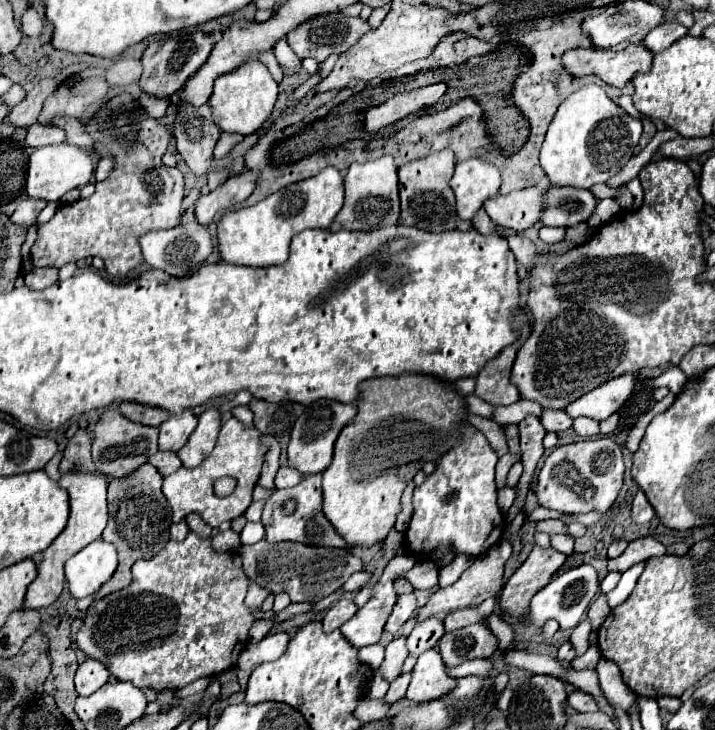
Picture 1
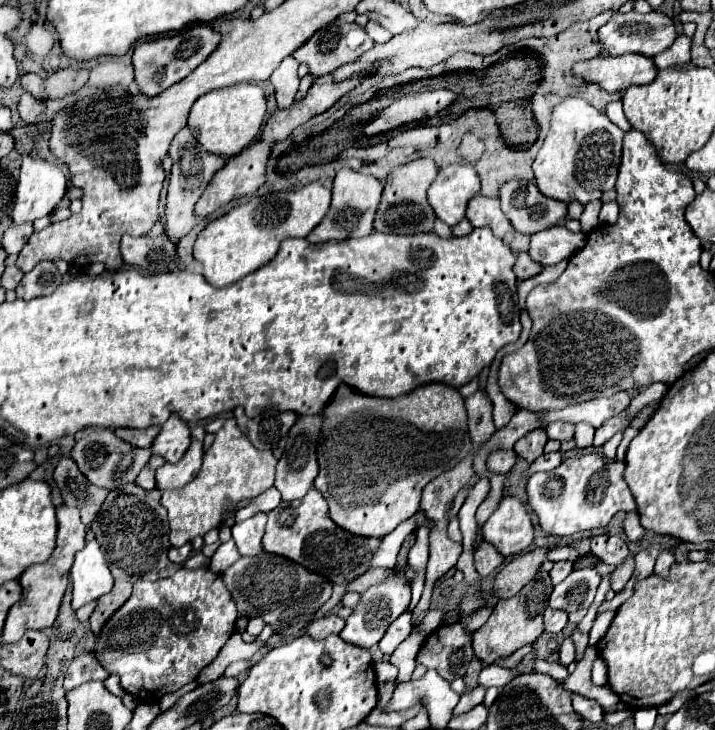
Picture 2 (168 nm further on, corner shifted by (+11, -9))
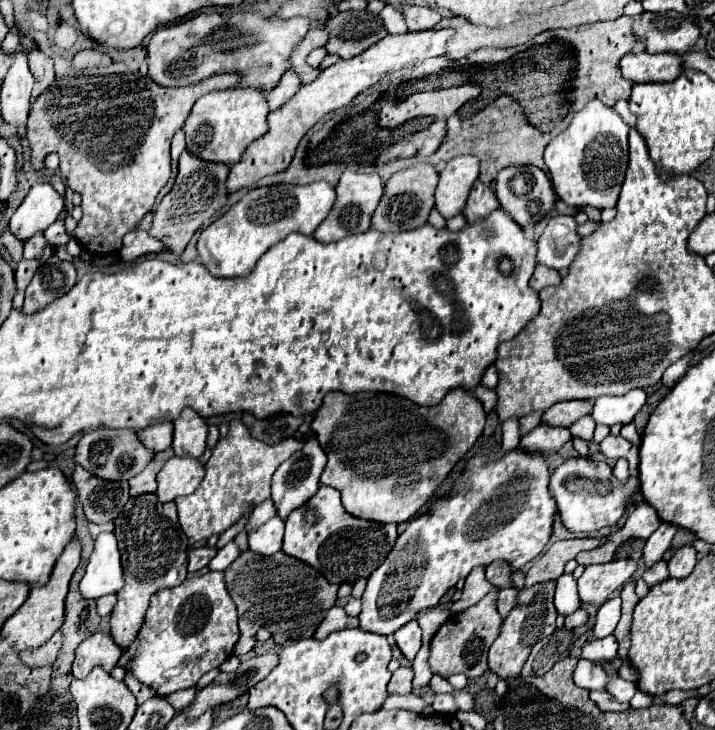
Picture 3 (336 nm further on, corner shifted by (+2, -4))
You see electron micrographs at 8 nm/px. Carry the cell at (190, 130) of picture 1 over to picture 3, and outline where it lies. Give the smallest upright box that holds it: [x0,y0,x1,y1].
[149,152,229,258]

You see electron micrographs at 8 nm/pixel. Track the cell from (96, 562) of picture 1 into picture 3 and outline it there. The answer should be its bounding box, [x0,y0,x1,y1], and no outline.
[81,532,123,600]

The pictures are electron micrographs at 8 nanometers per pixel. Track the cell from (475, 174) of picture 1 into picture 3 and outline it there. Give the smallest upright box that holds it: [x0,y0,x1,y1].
[435,156,479,218]

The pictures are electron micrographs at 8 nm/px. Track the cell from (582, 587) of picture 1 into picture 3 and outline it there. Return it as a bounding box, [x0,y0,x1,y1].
[577,558,639,606]

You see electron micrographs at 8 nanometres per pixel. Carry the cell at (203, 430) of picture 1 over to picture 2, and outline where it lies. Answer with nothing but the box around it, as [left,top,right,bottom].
[156,437,204,489]

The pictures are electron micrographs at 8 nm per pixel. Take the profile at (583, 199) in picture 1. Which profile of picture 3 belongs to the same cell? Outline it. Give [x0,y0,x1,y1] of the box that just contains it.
[495,166,555,226]

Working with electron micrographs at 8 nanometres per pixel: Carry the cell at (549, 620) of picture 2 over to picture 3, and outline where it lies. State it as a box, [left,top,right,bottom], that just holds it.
[555,574,579,616]

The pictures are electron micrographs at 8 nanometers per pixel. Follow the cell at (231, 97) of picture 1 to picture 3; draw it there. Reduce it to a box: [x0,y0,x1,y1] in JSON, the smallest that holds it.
[183,88,267,166]

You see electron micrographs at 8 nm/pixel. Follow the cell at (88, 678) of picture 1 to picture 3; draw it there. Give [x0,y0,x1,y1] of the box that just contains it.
[73,632,123,678]

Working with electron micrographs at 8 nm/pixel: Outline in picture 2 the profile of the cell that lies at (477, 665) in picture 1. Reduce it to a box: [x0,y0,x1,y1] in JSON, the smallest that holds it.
[478,665,516,689]

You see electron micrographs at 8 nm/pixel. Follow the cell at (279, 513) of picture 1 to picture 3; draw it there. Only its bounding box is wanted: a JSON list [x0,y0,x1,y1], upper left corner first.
[283,486,397,584]

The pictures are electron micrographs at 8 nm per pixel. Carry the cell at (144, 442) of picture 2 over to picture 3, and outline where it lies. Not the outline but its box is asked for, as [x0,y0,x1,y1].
[137,422,173,452]

